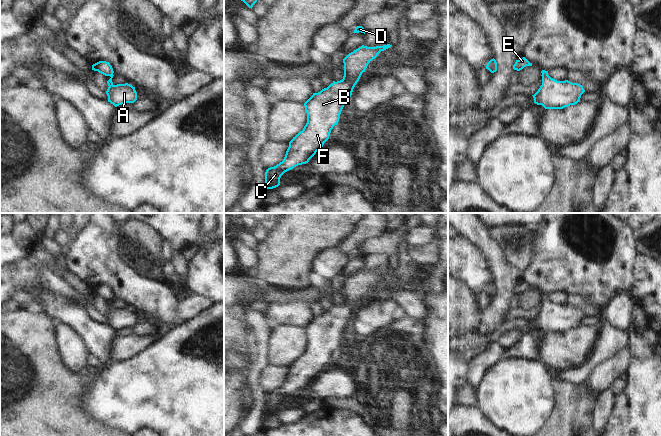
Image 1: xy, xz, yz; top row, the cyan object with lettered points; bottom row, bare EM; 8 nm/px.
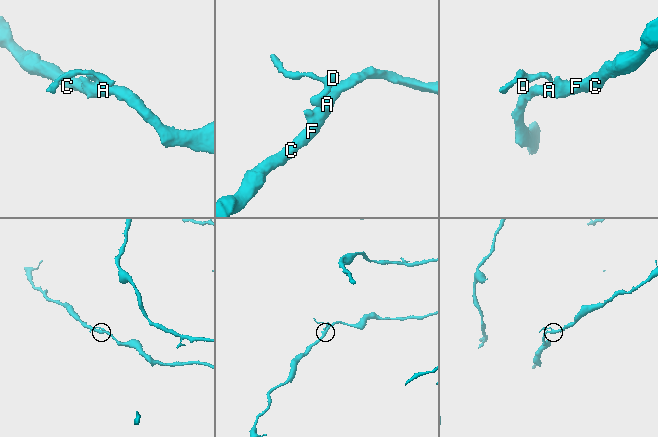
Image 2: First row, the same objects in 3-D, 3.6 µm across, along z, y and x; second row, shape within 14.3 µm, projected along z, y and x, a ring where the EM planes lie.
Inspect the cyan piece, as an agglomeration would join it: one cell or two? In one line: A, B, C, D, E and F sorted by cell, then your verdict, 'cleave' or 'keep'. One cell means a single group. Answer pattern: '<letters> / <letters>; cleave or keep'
A B C D E F; keep

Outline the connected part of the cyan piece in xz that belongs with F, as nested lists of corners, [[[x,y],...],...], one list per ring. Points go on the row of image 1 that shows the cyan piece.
[[[362,45],[349,53],[344,59],[344,76],[340,81],[333,81],[304,103],[307,123],[289,142],[282,162],[270,167],[265,172],[265,189],[273,189],[280,185],[281,176],[294,167],[306,164],[329,139],[331,130],[338,124],[341,111],[351,97],[353,89],[368,64],[381,51],[392,45],[367,47]]]

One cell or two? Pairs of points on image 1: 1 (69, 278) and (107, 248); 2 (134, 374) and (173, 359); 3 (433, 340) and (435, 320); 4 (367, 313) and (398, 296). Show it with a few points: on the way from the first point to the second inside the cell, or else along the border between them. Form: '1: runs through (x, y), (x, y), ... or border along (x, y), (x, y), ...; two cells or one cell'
1: border along (68, 269), (81, 278), (91, 289); two cells
2: runs through (144, 374), (158, 374), (163, 369); one cell
3: runs through (435, 335), (435, 325); one cell
4: border along (388, 298), (397, 302), (403, 308), (406, 316); two cells

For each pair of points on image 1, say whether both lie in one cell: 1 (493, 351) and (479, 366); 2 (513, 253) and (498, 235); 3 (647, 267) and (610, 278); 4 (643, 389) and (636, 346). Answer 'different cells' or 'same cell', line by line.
1: same cell
2: same cell
3: different cells
4: same cell

